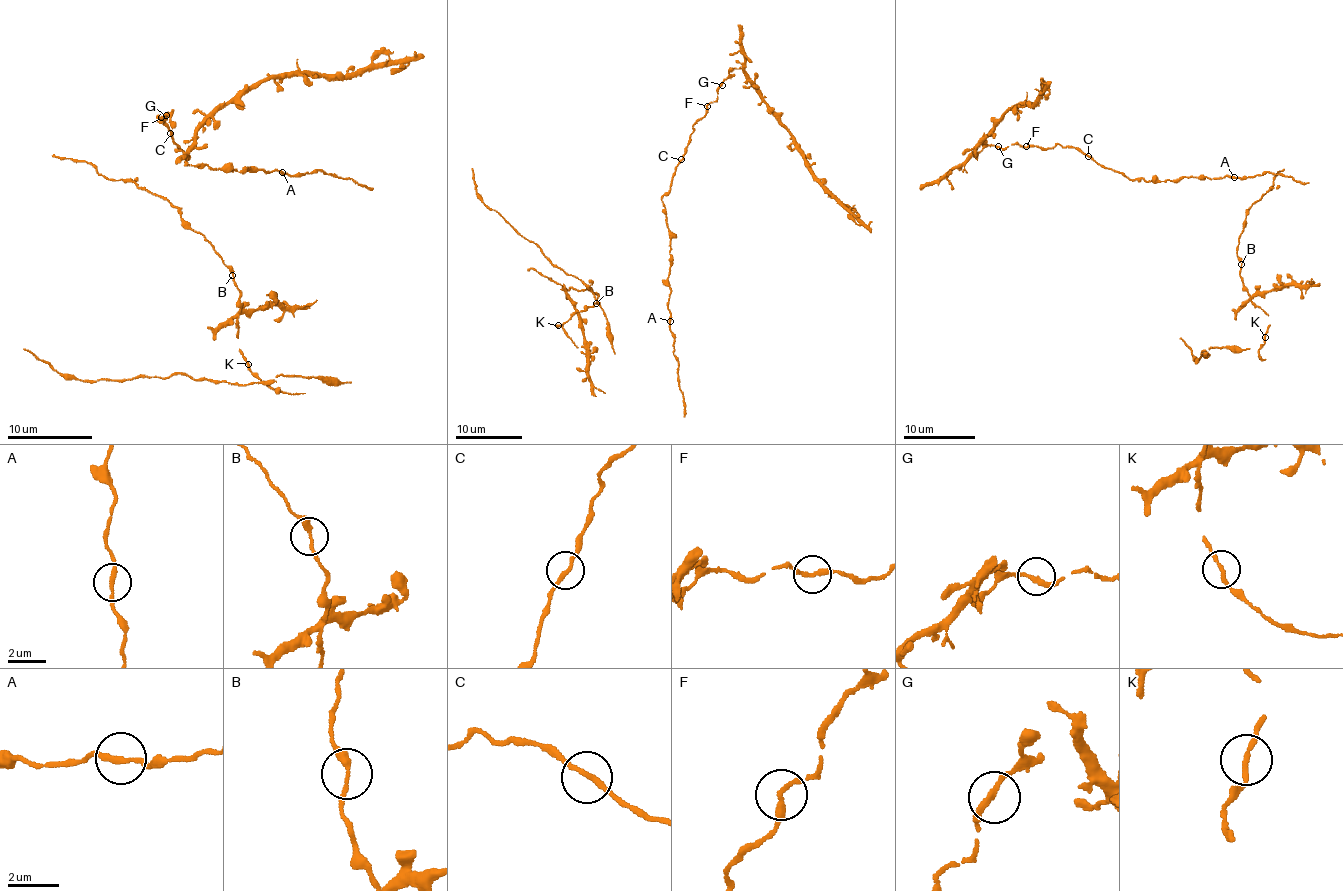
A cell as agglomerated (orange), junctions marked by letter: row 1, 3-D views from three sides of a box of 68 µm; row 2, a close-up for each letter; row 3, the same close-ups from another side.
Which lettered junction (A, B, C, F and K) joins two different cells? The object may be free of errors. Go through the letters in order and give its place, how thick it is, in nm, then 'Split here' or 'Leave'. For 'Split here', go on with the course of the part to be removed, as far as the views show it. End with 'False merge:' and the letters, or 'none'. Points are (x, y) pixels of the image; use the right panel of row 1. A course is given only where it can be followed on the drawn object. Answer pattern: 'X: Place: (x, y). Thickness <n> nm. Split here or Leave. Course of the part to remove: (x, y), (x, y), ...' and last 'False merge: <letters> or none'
A: Place: (1234, 177). Thickness 200 nm. Leave
B: Place: (1241, 264). Thickness 240 nm. Leave
C: Place: (1088, 156). Thickness 190 nm. Leave
F: Place: (1026, 146). Thickness 220 nm. Leave
K: Place: (1265, 337). Thickness 190 nm. Leave
False merge: none

